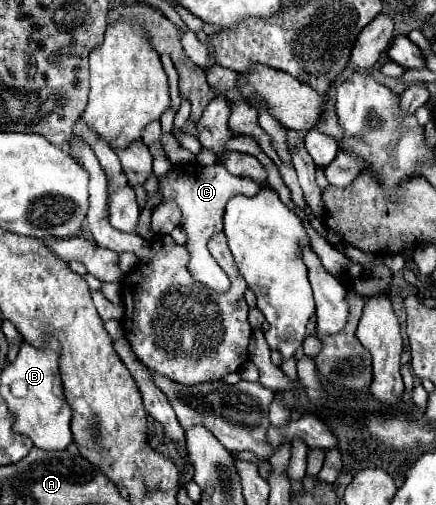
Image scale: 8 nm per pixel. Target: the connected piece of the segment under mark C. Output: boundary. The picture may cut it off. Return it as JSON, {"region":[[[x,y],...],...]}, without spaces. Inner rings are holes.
{"region":[[[185,163],[185,165],[173,165],[165,175],[161,175],[157,187],[159,187],[157,193],[147,193],[145,207],[153,211],[155,207],[159,207],[165,201],[175,201],[179,205],[179,209],[181,209],[179,227],[187,235],[187,245],[185,245],[189,251],[187,269],[191,271],[193,279],[207,285],[213,291],[219,293],[227,291],[230,287],[229,277],[211,257],[211,253],[207,249],[207,241],[215,233],[223,231],[223,211],[225,211],[227,201],[235,195],[257,195],[263,189],[263,185],[255,183],[253,179],[235,177],[235,175],[227,173],[227,169],[221,163],[215,163],[211,167],[203,167],[199,163]]]}

